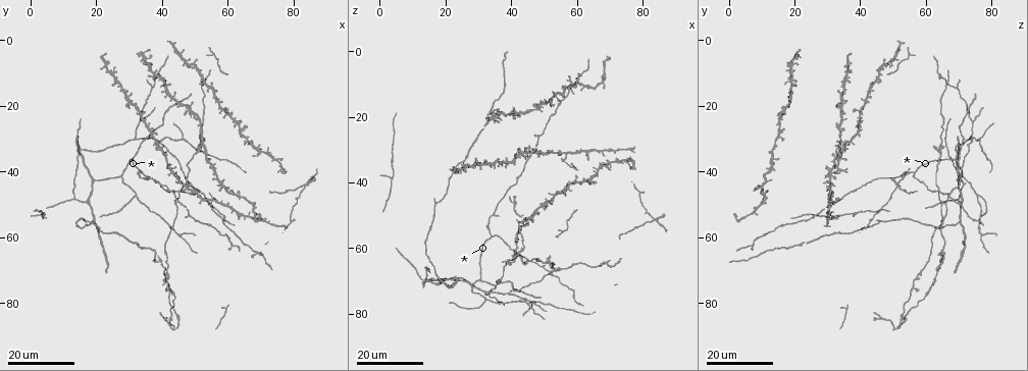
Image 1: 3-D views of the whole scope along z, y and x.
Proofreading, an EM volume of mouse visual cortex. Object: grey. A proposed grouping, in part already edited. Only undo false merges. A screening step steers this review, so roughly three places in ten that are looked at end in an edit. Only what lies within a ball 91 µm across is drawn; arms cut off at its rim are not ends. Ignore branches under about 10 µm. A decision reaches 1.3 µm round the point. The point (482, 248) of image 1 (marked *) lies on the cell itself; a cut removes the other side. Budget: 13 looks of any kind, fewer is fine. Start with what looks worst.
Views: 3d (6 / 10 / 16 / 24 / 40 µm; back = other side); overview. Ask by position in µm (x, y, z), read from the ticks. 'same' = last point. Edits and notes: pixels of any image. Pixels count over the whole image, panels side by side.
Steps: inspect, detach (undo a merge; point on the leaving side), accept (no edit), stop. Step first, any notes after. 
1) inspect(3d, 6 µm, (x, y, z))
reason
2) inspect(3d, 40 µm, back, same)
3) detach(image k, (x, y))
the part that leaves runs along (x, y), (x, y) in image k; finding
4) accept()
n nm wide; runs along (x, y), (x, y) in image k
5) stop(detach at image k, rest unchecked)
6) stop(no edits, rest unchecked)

inspect(3d, 16 µm, (83.0, 44.0, 51.0))
four-way junction

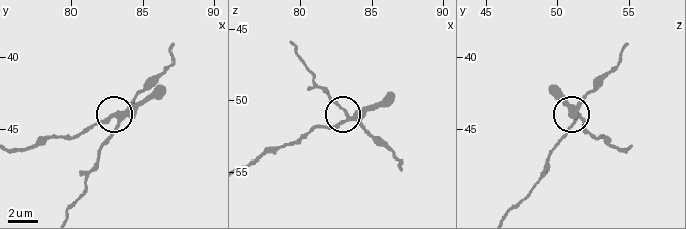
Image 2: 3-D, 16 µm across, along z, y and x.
inspect(3d, 10 µm, (83.8, 44.0, 51.2))
closer look

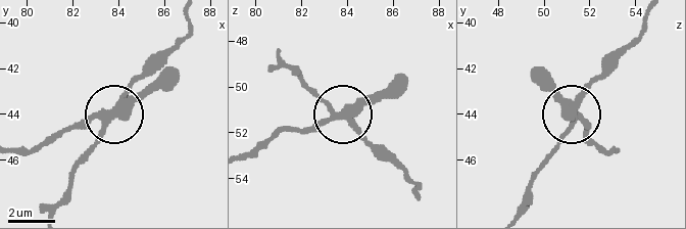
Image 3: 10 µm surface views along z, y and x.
detach(image 3, (140, 93))
350 nm wide; the part that leaves runs along (112, 111), (91, 113), (21, 152) in image 3; a second cell is stuck on

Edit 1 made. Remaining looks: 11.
inspect(overview)

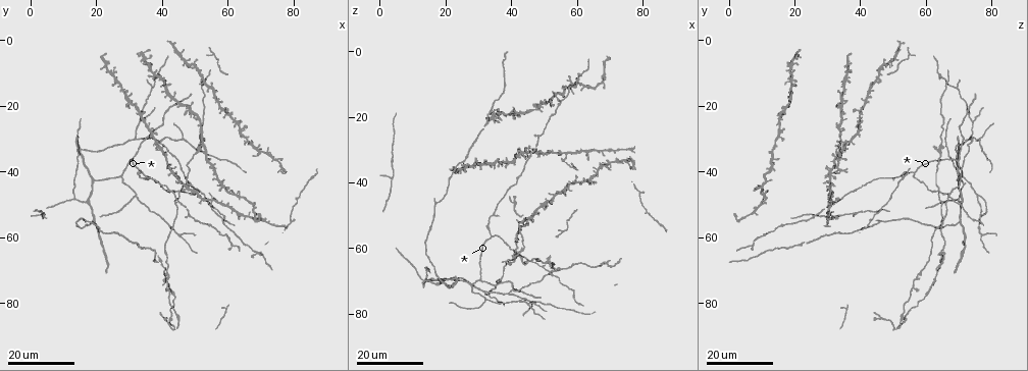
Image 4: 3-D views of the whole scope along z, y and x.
inspect(3d, 24 µm, (68.0, 65.0, 65.0))
four arms meet

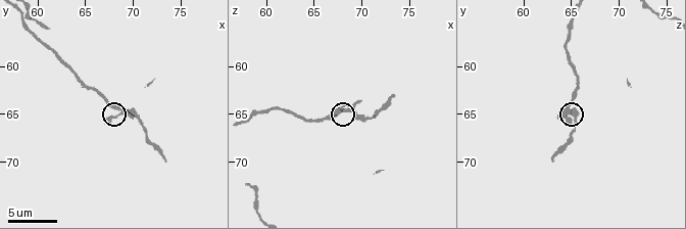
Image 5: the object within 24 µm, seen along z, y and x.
inspect(3d, 10 µm, (68.4, 64.6, 64.8))

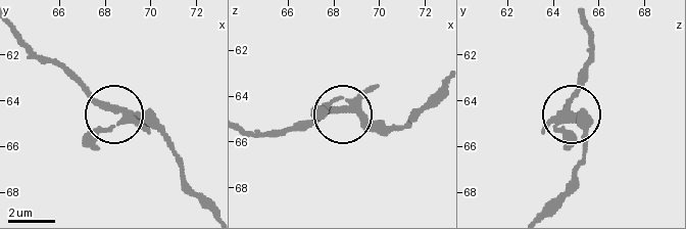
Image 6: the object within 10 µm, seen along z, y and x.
accept()
250 nm wide; runs along (583, 27), (591, 56), (570, 97), (568, 115), (589, 125) in image 6; all the same cell

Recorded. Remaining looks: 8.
inspect(3d, 16 µm, (32.0, 47.5, 75.5))
three-way junction

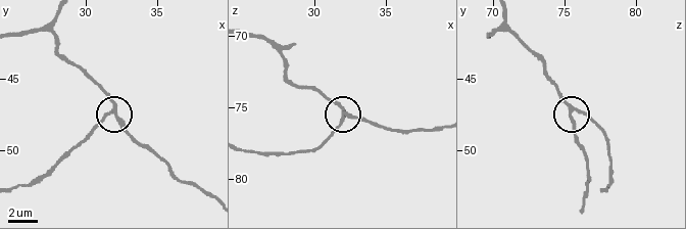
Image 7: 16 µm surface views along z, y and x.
inspect(3d, 10 µm, (32.0, 47.2, 75.8))

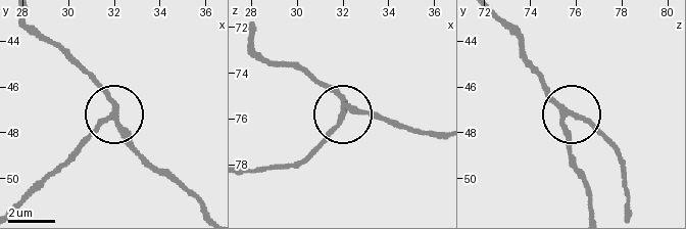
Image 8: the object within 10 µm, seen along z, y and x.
inspect(3d, 10 µm, back, (31.9, 47.3, 75.9))

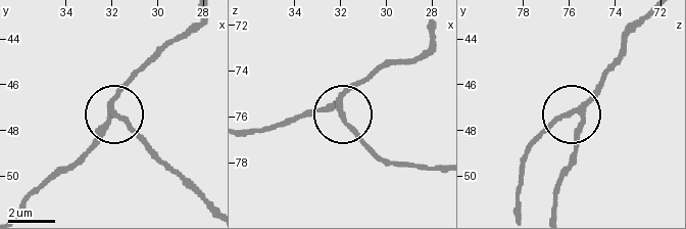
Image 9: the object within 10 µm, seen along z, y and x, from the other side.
accept()
side arm 15 µm; runs along (641, 18), (626, 35), (613, 72), (521, 157) in image 9; one cell here

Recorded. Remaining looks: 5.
inspect(3d, 24 µm, (31.5, 30.0, 73.5))
three-way junction

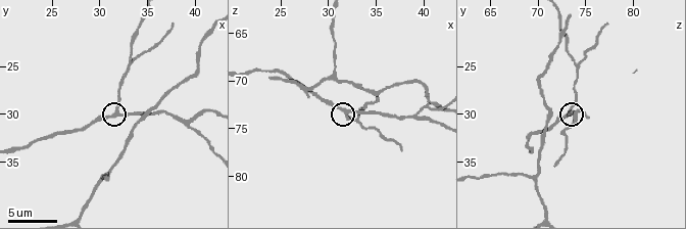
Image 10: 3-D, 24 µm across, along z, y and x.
inspect(3d, 6 µm, (31.8, 29.6, 73.2))

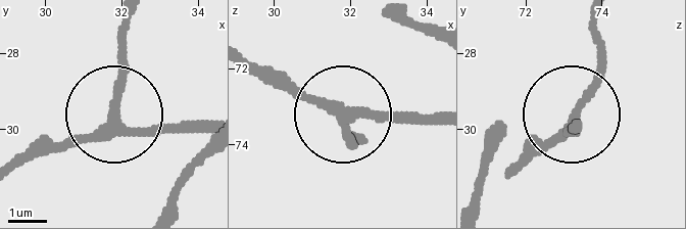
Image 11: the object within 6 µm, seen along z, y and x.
accept()
3 arms; runs along (515, 165), (567, 120), (577, 132) in image 11; one cell here

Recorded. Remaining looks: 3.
inspect(3d, 6 µm, (39.2, 31.0, 73.8))
arms part here

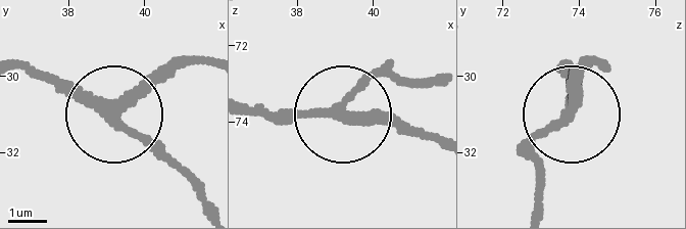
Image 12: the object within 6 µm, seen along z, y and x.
inspect(3d, 6 µm, back, (39.20, 30.95, 73.80))

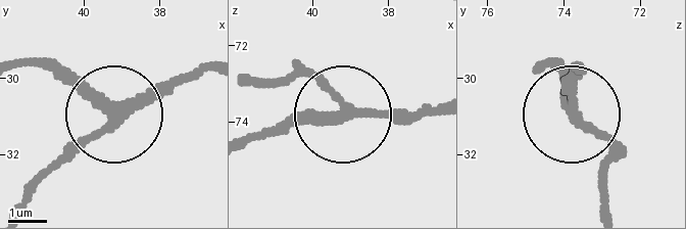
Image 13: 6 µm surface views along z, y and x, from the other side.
accept()
side arm 33 µm; runs along (208, 71), (100, 110), (36, 64) in image 13; continuous, no second cell

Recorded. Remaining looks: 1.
inspect(3d, 10 µm, (30.4, 36.6, 69.6))
branch point

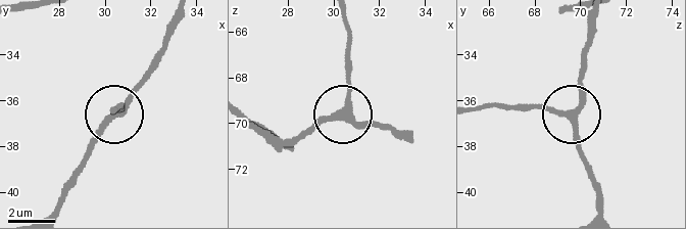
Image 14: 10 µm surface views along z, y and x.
accept()
runs along (476, 109), (569, 109), (581, 94), (581, 73) in image 14; one cell here

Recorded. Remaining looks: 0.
stop(detach at image 3, rest unchecked)

